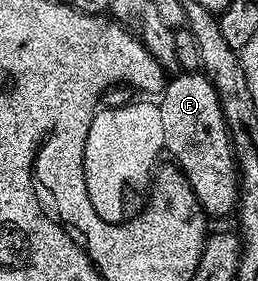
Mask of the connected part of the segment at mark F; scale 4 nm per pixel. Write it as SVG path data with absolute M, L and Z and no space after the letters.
M181 72L165 84L158 104L162 113L167 156L188 176L198 203L209 218L224 217L237 208L240 200L240 171L232 155L222 103L203 72Z

